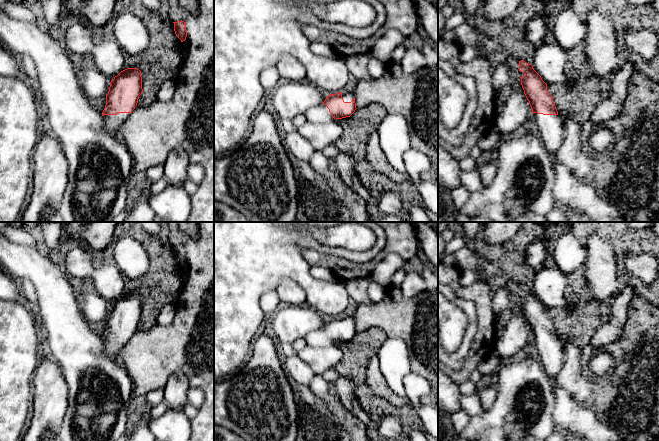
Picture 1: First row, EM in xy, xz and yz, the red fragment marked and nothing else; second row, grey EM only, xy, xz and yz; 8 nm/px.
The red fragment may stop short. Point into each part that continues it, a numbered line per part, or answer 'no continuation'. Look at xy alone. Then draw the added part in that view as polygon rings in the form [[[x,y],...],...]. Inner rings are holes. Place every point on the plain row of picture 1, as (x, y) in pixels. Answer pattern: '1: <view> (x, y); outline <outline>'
1: xy (111, 347); outline [[[119,337],[117,339],[104,339],[103,340],[103,352],[110,358],[117,360],[117,355],[122,351],[123,347],[129,341],[129,337]]]

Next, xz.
1: xz (347, 321); outline [[[342,316],[342,322],[343,322],[344,326],[351,326],[352,323],[354,322],[354,318],[353,318],[353,316],[351,316],[351,317]]]

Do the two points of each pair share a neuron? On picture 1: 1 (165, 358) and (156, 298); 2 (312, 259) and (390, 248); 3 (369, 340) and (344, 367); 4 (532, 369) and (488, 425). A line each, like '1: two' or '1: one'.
1: two
2: one
3: one
4: one

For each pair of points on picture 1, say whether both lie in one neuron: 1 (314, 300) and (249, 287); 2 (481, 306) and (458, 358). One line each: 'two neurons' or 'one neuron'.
1: one neuron
2: two neurons

